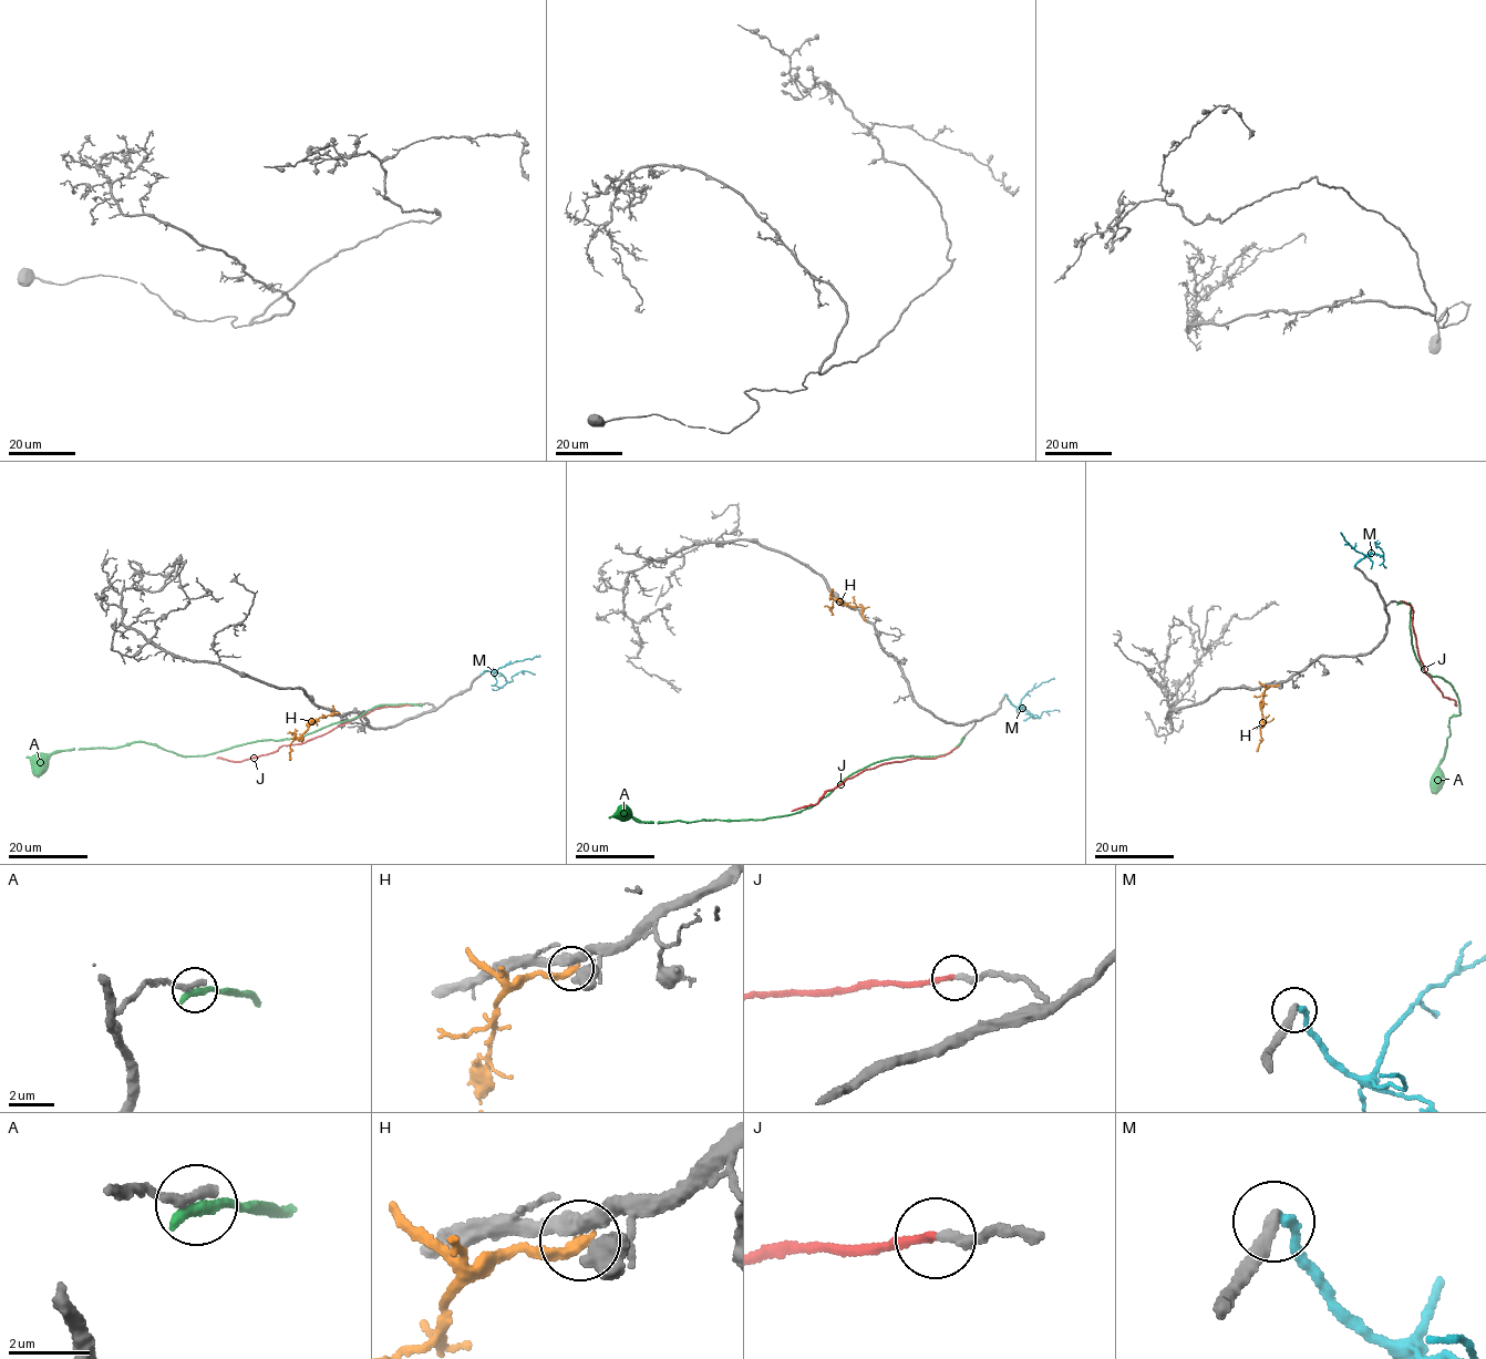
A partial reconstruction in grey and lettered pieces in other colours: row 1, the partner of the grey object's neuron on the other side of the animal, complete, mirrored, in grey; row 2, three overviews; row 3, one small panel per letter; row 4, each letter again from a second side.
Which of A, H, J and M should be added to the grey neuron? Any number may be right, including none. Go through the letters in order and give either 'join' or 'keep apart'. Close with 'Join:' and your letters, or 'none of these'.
A: keep apart
H: keep apart
J: join
M: keep apart
Join: J

